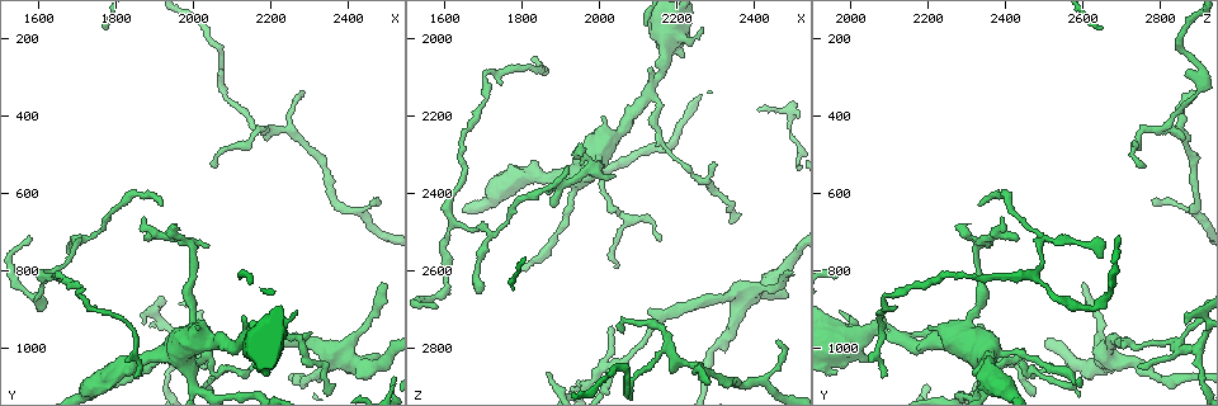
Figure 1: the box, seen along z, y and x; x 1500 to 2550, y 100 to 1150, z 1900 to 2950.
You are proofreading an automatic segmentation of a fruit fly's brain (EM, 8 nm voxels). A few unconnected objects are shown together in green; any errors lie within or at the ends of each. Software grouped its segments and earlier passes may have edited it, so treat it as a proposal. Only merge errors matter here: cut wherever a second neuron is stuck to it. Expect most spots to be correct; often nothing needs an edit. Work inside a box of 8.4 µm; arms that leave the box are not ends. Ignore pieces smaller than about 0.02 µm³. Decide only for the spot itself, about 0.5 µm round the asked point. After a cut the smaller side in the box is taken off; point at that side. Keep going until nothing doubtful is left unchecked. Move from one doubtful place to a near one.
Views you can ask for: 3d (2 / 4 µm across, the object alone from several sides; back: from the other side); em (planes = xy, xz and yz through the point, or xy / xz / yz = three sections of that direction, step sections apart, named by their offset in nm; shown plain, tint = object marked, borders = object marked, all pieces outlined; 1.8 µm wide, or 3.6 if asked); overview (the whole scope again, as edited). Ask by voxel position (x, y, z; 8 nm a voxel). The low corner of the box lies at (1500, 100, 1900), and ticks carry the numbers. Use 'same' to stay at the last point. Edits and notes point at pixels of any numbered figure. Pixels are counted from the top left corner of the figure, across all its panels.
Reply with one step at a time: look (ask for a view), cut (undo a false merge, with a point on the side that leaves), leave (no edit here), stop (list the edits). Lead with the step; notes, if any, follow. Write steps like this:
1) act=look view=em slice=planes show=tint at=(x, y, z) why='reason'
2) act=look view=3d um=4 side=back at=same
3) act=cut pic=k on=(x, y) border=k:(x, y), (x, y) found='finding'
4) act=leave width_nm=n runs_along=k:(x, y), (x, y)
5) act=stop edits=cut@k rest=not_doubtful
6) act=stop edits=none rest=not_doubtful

act=look view=3d um=2 at=(2135, 970, 2140) why='side arm on a straight run'

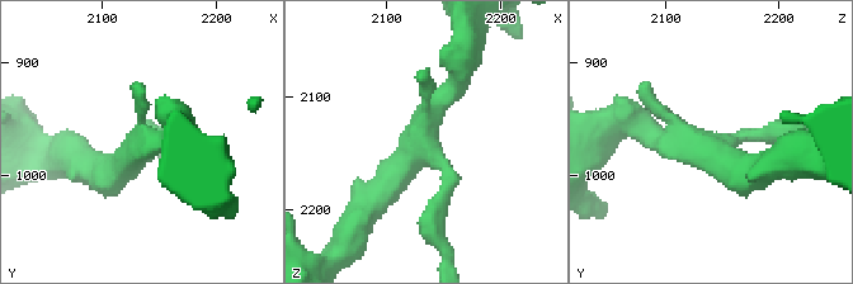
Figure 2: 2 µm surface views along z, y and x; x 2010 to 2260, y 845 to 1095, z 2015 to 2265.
act=look view=em slice=xy step=8 show=tint at=(2134, 974, 2136) arms=3

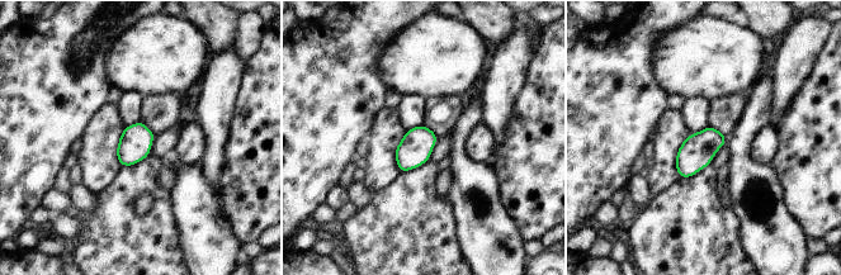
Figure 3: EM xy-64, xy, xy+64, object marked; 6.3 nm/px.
act=look view=em slice=planes show=borders at=same why='another direction'

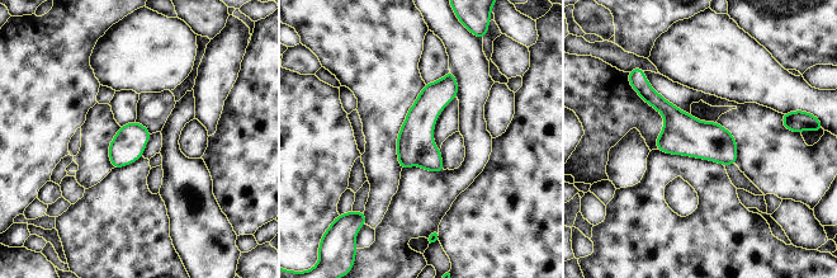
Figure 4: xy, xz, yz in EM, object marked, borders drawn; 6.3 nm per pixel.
act=leave runs_along=4:(647, 90), (733, 160) found='continuous, no second neuron'

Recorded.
act=look view=3d um=4 at=(1960, 1000, 2350) why='four or more arms meet'

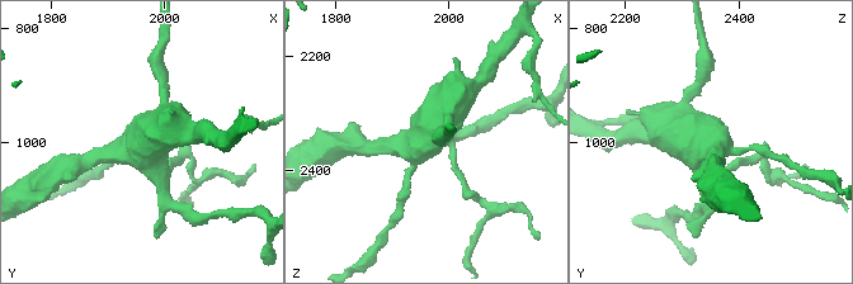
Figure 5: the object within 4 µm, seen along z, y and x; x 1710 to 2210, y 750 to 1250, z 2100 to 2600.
act=look view=em um=3.6 slice=planes show=plain at=(1955, 1005, 2355)

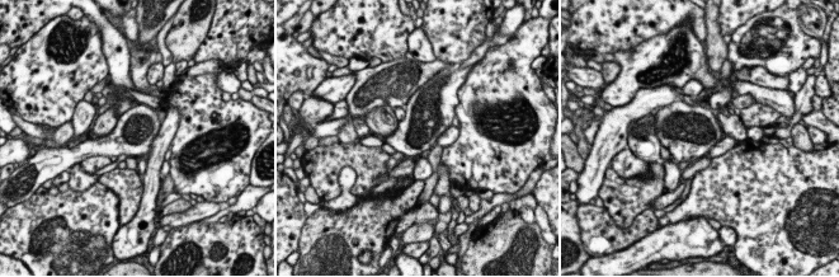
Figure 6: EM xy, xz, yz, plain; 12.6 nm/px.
act=look view=em um=3.6 slice=planes show=tint at=same why='with the object marked'

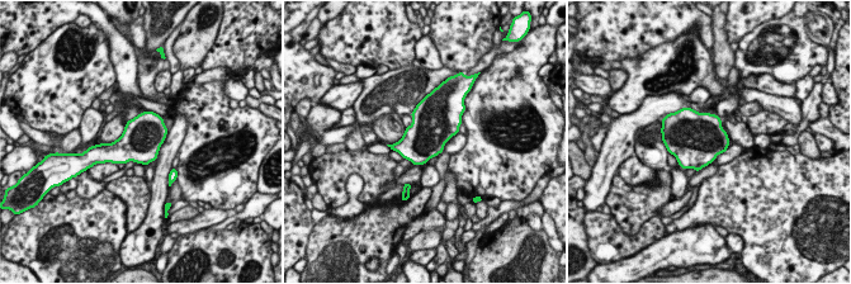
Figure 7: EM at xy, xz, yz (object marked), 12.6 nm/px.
act=leave found='all the same neuron'

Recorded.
act=look view=3d um=2 side=back at=(1730, 720, 2500) why='branch point'

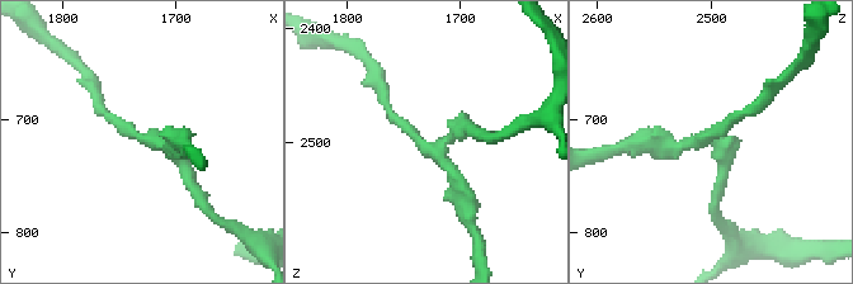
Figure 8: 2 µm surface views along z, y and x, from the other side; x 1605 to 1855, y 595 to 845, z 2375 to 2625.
act=look view=em um=3.6 slice=planes show=borders at=(1724, 714, 2502)

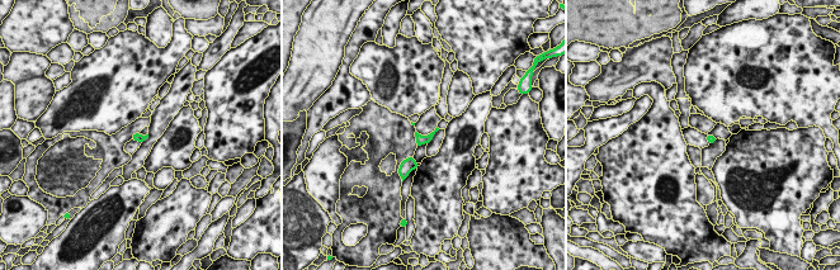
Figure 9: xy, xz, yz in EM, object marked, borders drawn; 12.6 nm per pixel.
act=leave width_nm=90 found='one neuron here'

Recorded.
act=look view=em slice=xy step=8 show=plain at=(1635, 815, 2475) why='three arms meet'

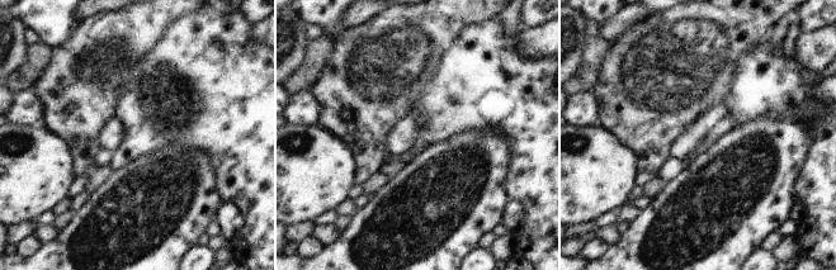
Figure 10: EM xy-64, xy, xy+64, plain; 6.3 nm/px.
act=look view=em slice=xy step=8 show=tint at=same why='where the object lies'

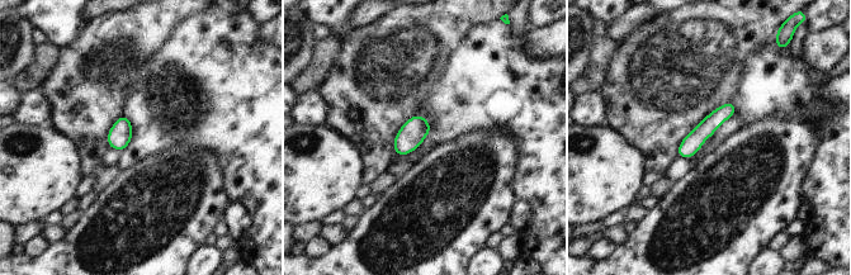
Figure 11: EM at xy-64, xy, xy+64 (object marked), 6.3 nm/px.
act=leave runs_along=11:(729, 105), (680, 152) found='all the same neuron'

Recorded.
act=look view=em slice=planes show=tint at=(2180, 440, 2785) why='arms part here'

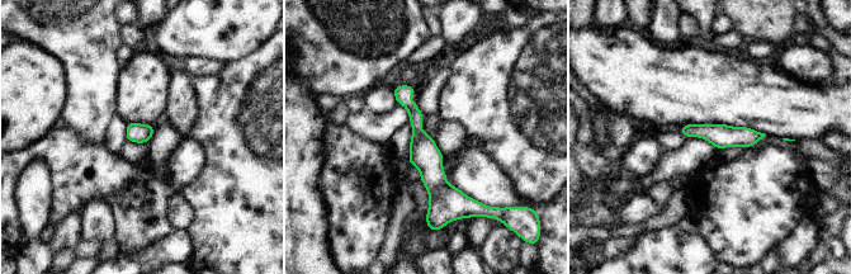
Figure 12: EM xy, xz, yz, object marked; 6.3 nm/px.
act=leave runs_along=12:(401, 88), (435, 179), (433, 216) found='all the same neuron'

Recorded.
act=look view=em slice=xy step=16 show=tint at=(2380, 1025, 2660) why='four or more arms meet'

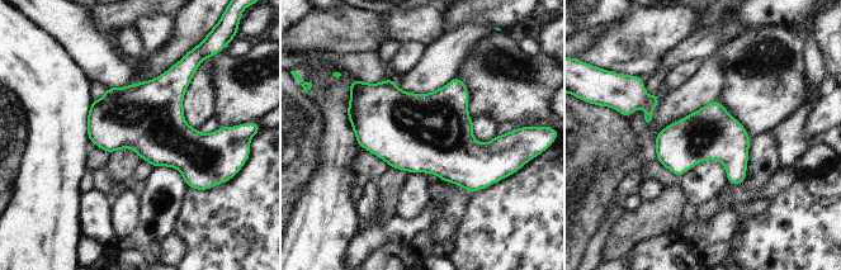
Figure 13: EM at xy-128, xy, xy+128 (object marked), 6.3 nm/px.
act=look view=em slice=planes show=tint at=same why='another direction'

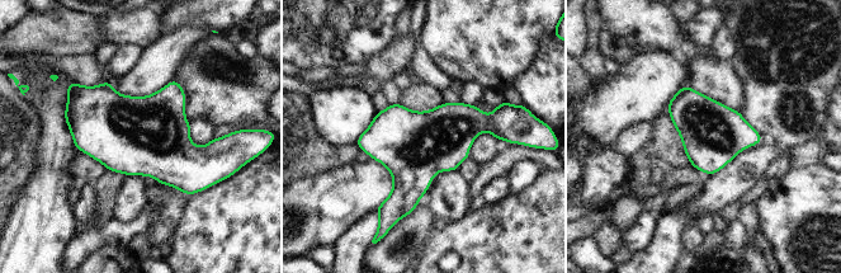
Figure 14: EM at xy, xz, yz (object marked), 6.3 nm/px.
act=leave found='continuous, no second neuron'

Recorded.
act=stop edits=none rest=not_doubtful

